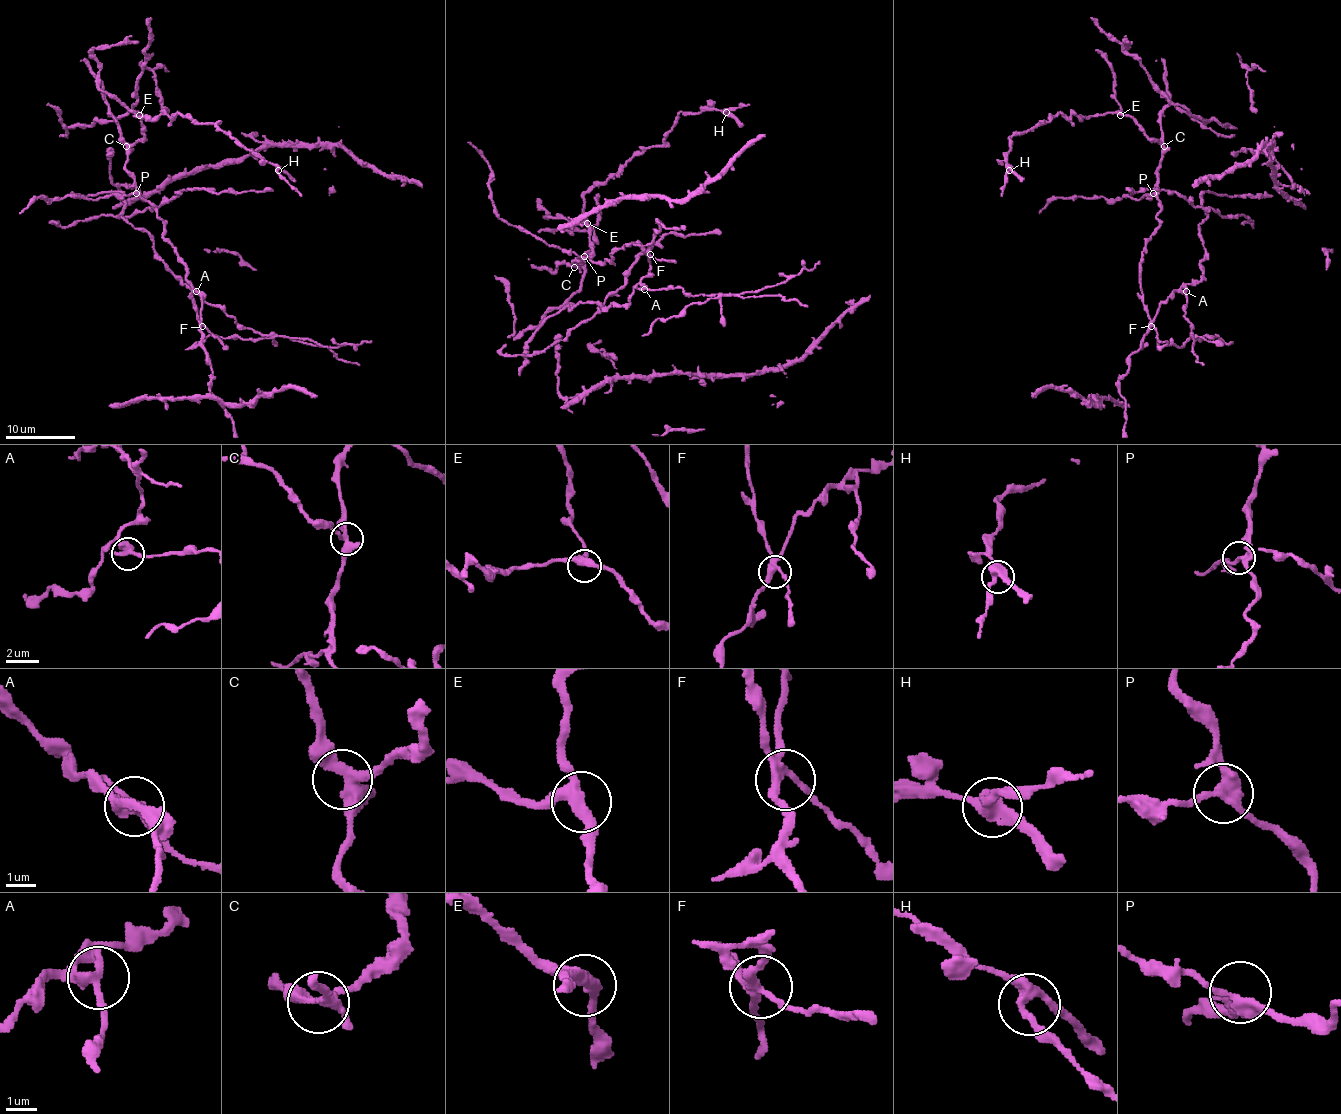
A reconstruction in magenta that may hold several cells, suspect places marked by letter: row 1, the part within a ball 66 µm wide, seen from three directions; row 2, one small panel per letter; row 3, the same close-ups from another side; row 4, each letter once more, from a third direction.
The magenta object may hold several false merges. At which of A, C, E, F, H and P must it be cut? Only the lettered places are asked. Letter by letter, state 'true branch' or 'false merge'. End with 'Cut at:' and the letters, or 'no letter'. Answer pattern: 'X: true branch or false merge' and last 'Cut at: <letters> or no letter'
A: false merge
C: true branch
E: true branch
F: true branch
H: true branch
P: true branch
Cut at: A

